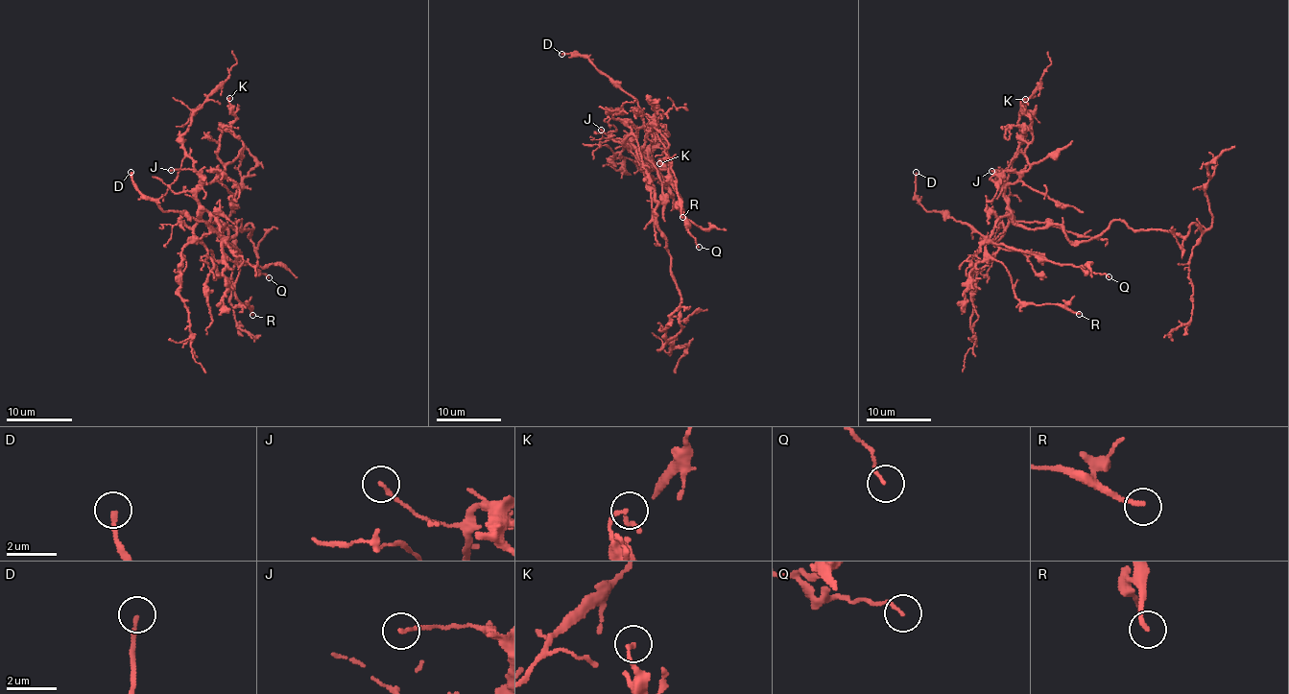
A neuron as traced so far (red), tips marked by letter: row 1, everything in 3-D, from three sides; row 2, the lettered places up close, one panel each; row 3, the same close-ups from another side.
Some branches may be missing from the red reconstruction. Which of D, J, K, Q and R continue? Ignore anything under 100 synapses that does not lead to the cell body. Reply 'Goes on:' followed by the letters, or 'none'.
Goes on: D

